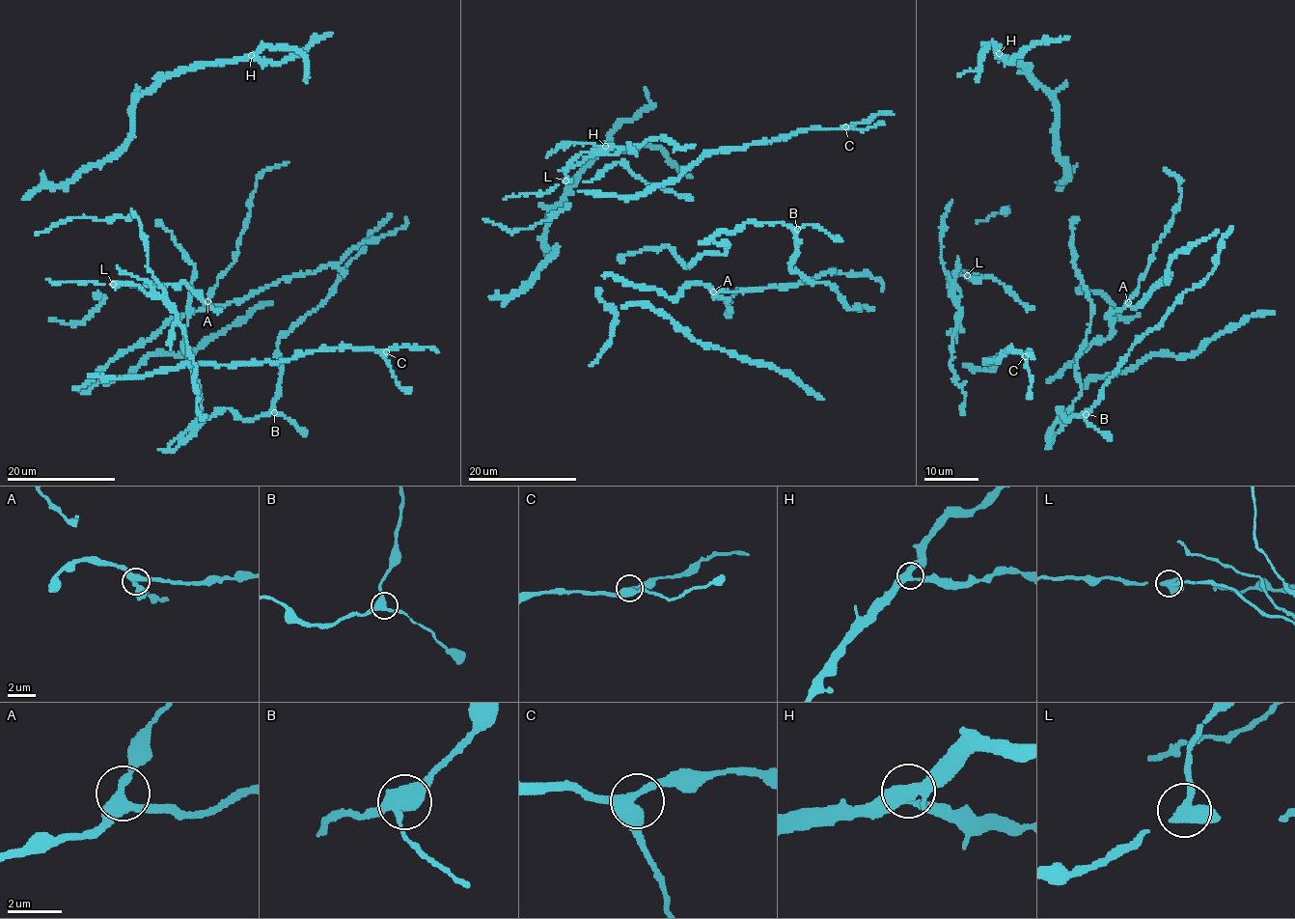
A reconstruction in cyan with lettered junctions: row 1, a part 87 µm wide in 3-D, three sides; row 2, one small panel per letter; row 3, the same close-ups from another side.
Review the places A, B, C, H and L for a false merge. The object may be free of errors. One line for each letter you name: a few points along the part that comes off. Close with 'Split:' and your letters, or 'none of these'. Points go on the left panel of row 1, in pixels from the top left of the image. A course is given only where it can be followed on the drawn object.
L: (112, 284), (136, 284), (151, 296), (160, 297), (177, 317), (196, 369), (196, 408), (202, 417), (206, 415)
Split: L

